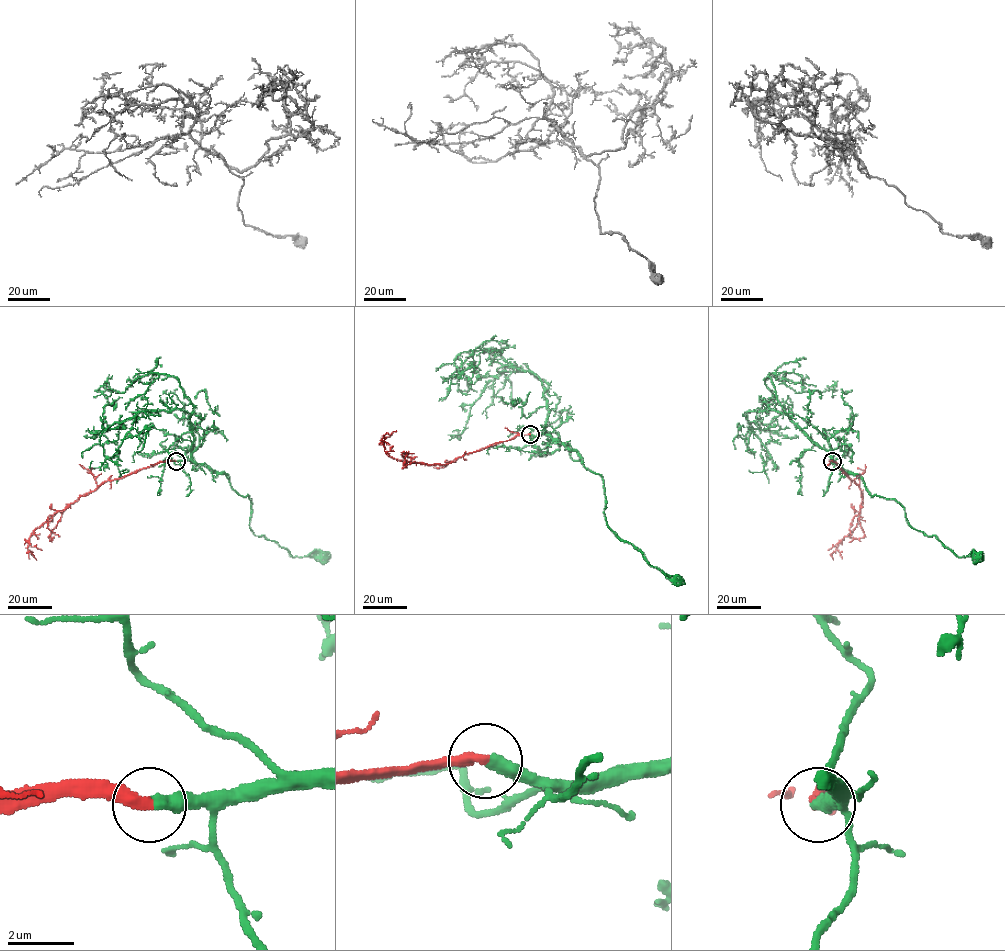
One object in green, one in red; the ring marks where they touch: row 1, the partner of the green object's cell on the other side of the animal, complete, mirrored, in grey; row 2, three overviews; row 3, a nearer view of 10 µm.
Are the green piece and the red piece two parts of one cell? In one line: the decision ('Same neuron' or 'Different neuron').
Same neuron

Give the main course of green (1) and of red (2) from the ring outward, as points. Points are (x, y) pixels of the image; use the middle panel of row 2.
1: (530, 434), (550, 435), (574, 449), (583, 464), (602, 478), (606, 524), (651, 565), (669, 579), (678, 580)
2: (530, 434), (516, 435), (448, 463), (430, 464), (390, 457), (382, 438), (387, 433), (390, 436)

